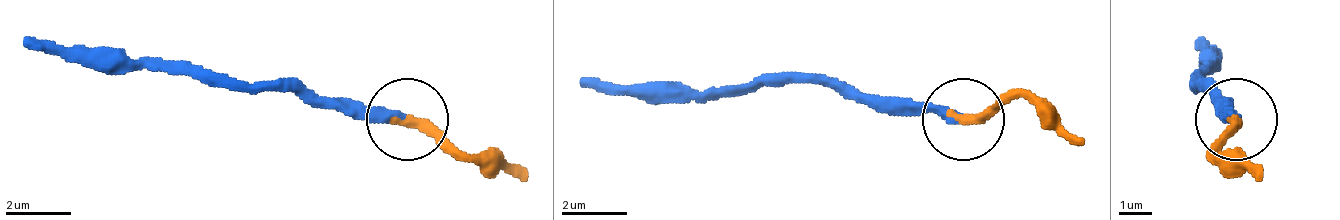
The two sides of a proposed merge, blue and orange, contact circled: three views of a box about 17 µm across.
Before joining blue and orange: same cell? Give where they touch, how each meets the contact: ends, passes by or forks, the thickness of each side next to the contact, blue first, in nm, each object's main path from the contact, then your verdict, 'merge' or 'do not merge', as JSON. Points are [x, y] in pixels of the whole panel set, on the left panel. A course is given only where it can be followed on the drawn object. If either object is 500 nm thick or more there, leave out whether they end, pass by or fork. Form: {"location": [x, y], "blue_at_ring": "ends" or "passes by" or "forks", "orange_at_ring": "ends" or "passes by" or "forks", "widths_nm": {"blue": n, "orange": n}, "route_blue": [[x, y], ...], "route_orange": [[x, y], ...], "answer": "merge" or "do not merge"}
{"location": [407, 119], "blue_at_ring": "ends", "orange_at_ring": "ends", "widths_nm": {"blue": 320, "orange": 320}, "route_blue": [[409, 117], [327, 109], [261, 84], [80, 67], [23, 35]], "route_orange": [[409, 117], [524, 182]], "answer": "merge"}

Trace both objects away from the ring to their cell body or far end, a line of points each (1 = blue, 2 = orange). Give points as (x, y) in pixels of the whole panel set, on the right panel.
1: (1238, 117), (1197, 84), (1205, 67), (1197, 35)
2: (1238, 117), (1214, 150), (1263, 182)

